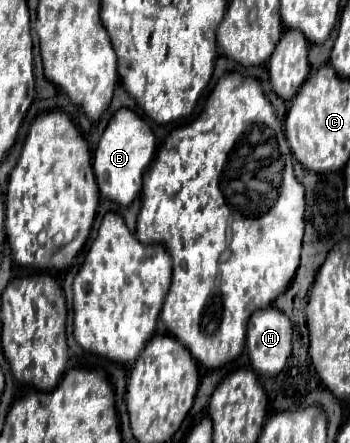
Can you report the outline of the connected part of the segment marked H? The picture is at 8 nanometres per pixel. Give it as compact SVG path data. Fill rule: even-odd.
M275 306L257 310L249 320L247 352L257 374L277 376L291 354L293 326Z

